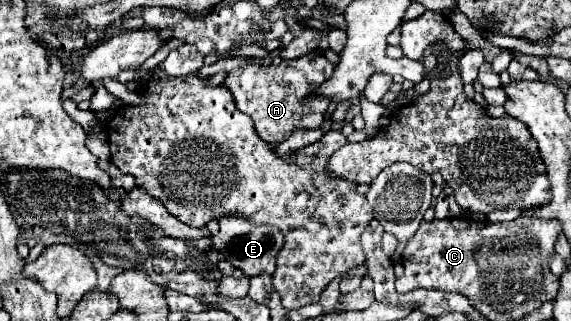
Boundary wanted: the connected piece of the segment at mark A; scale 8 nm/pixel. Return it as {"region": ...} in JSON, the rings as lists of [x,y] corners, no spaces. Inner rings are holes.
{"region":[[[304,54],[292,60],[282,58],[278,66],[252,64],[236,68],[226,76],[224,86],[232,92],[238,110],[254,120],[258,136],[268,144],[278,144],[286,140],[294,130],[298,130],[298,126],[302,126],[302,118],[306,116],[306,106],[302,106],[300,100],[308,92],[314,92],[316,86],[322,84],[332,74],[332,68],[334,64],[330,64],[324,56]]]}

